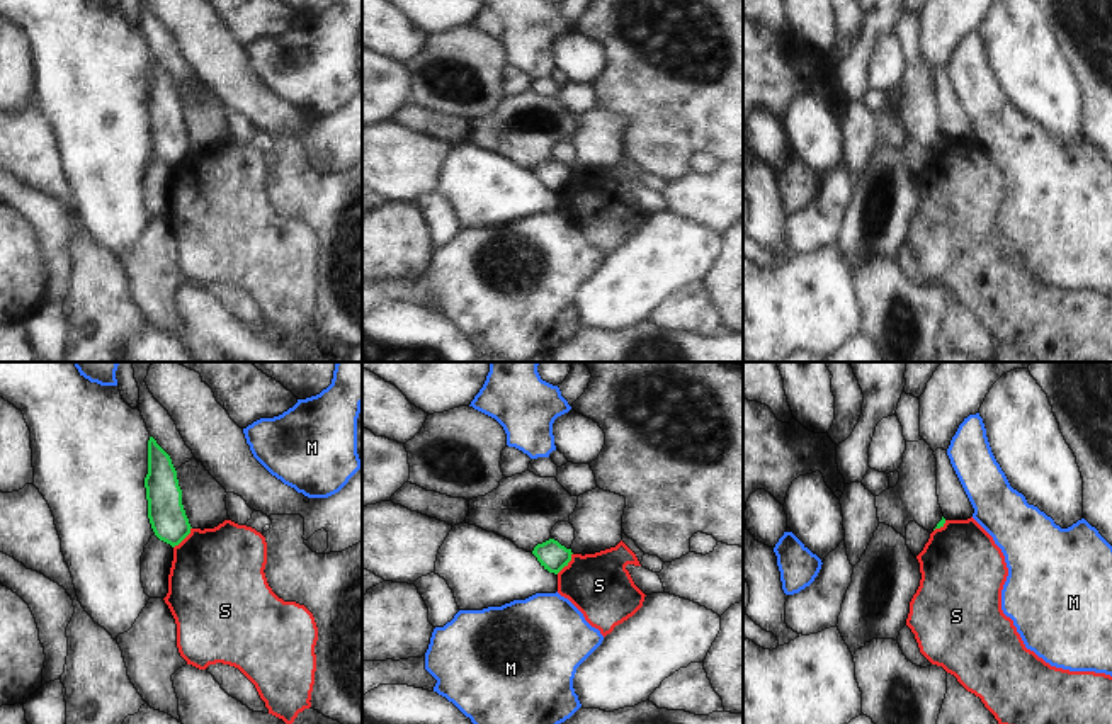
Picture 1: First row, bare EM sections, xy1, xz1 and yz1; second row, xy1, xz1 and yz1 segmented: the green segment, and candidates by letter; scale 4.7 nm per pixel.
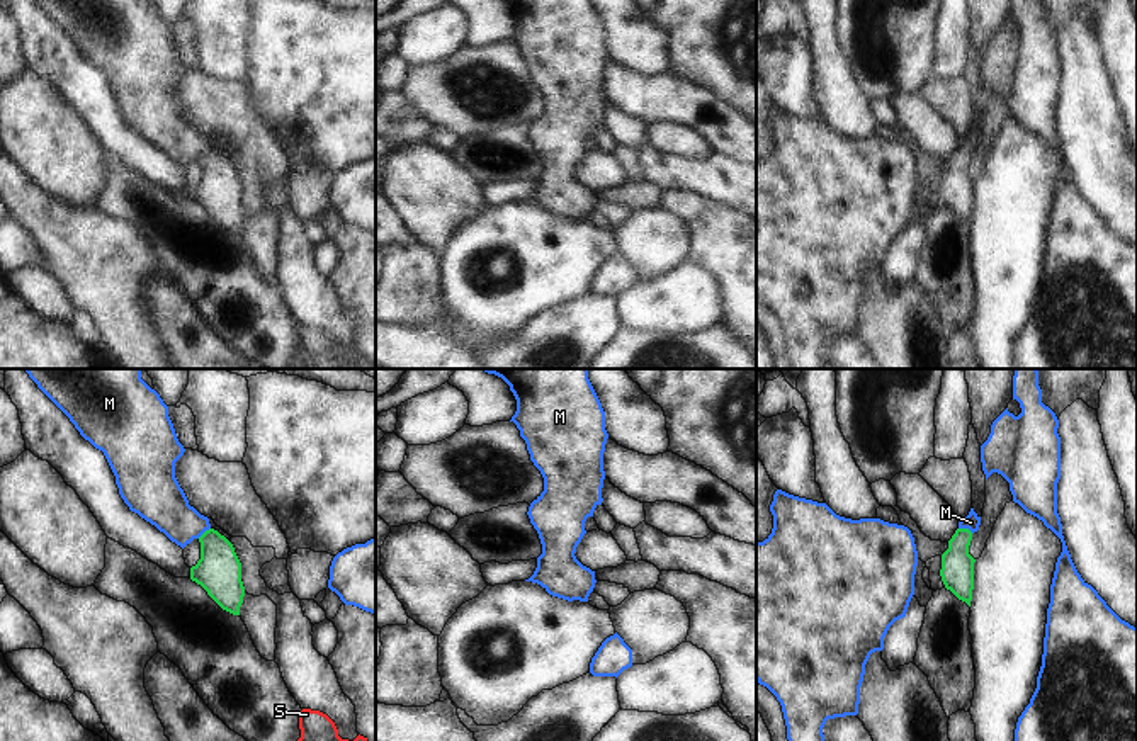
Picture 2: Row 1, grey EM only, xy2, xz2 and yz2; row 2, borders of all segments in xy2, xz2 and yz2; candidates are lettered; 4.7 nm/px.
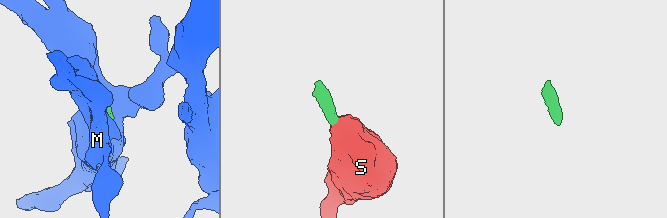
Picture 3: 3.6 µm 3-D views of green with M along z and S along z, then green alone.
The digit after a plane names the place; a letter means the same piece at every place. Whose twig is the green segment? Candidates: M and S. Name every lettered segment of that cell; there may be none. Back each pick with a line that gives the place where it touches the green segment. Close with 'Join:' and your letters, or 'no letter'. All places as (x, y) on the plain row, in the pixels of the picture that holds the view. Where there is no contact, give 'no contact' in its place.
M: contact yz2 (966, 148)
Join: M

